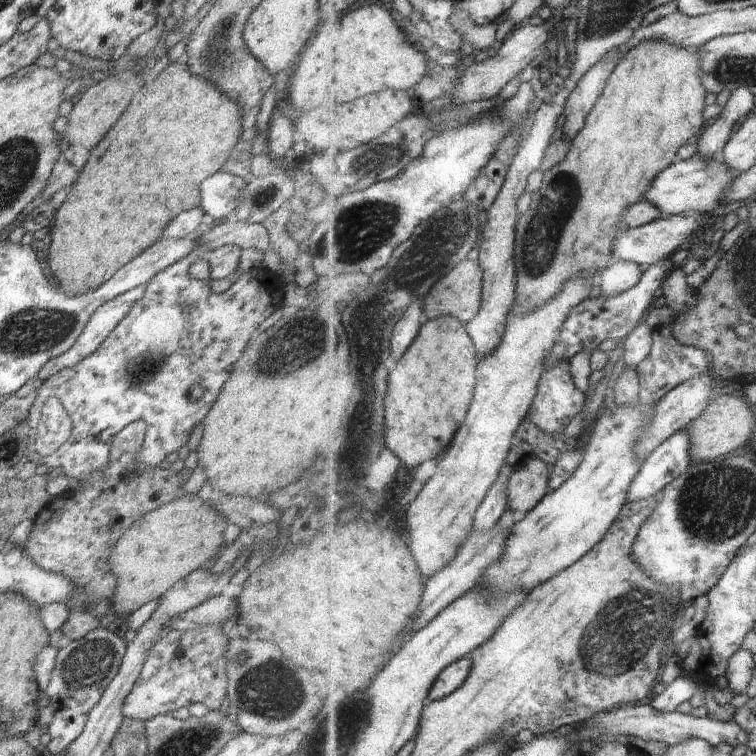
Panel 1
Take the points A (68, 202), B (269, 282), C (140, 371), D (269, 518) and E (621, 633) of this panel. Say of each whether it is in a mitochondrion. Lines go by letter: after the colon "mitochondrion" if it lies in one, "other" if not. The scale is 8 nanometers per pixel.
A: other
B: other
C: mitochondrion
D: other
E: mitochondrion

